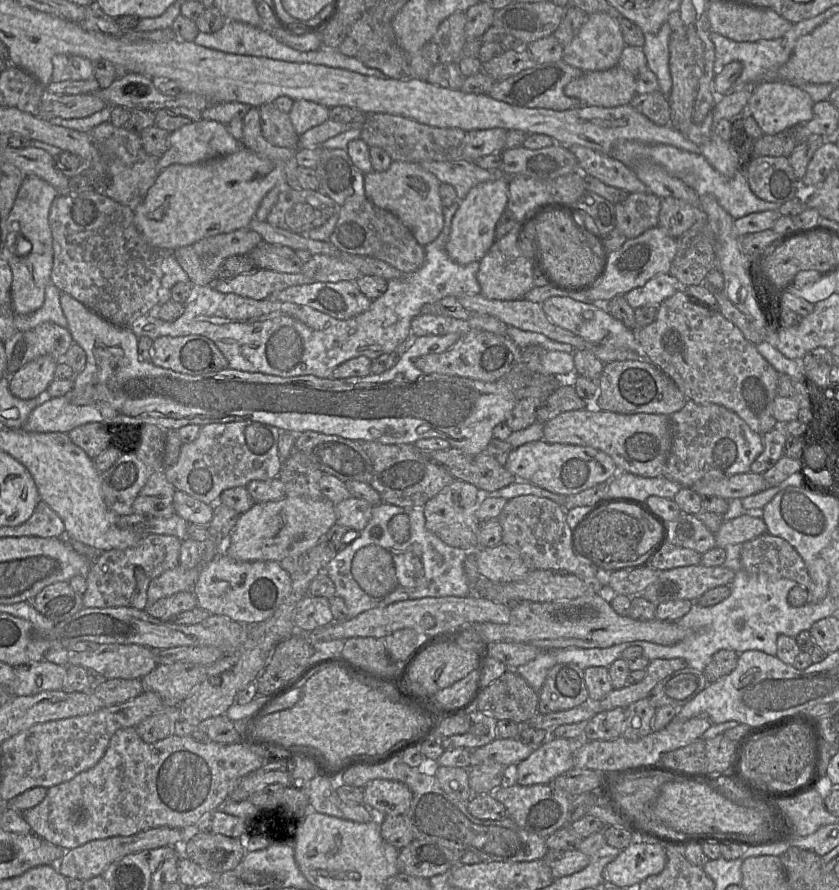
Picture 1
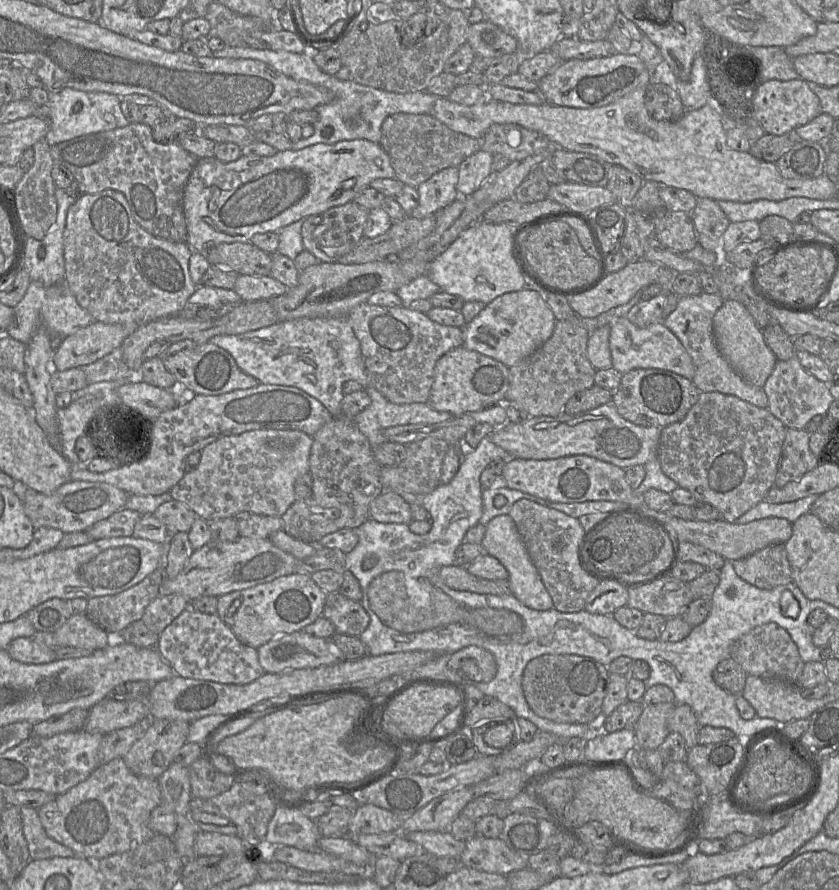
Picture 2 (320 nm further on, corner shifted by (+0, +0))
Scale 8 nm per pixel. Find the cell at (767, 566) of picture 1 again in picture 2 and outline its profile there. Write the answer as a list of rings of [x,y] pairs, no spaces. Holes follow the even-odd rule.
[[[784,544],[769,545],[746,558],[733,560],[736,574],[744,581],[766,590],[792,582]]]

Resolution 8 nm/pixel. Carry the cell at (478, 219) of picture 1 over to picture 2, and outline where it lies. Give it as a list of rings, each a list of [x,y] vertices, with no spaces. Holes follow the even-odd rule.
[[[483,220],[472,224],[429,264],[427,276],[440,291],[458,296],[464,302],[477,301],[487,305],[505,293],[522,290],[524,276],[512,256],[511,228]]]

